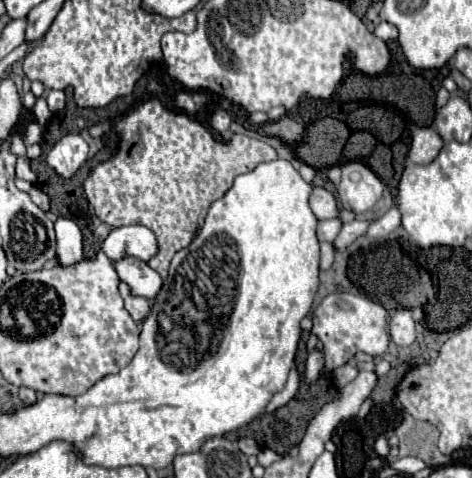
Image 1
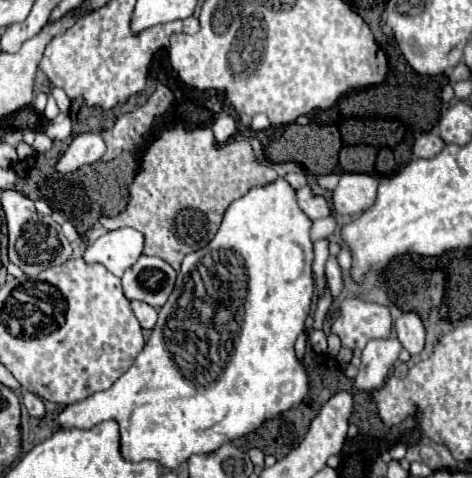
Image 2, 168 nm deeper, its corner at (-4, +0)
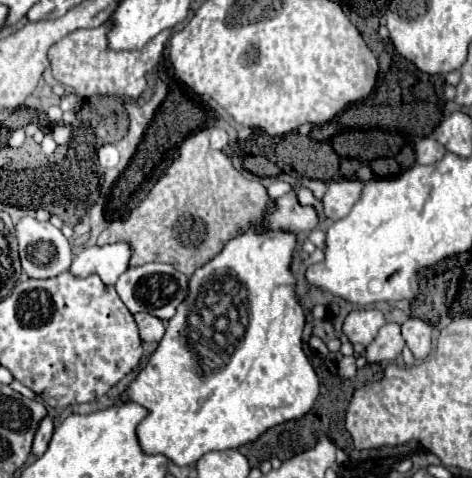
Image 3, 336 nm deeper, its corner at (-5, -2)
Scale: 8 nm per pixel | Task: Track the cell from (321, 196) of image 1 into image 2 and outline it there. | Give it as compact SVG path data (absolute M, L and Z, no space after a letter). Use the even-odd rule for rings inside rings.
M305 185L305 187L299 187L295 193L297 193L297 205L299 205L299 209L301 209L311 221L321 219L321 217L327 217L327 215L331 213L327 201L325 201L323 197L313 197L313 195L311 195L311 189L309 189L307 185Z

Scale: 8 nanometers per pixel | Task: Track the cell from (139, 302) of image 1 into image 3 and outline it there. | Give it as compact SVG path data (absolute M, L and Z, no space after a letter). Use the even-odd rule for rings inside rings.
M136 313L136 325L140 329L142 341L160 341L164 335L164 321L150 313Z

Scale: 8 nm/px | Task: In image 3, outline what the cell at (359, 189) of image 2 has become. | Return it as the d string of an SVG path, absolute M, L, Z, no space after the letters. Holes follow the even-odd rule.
M342 179L342 181L330 181L328 191L322 197L324 213L328 219L338 221L350 213L354 203L360 199L364 189L364 183L358 179Z

